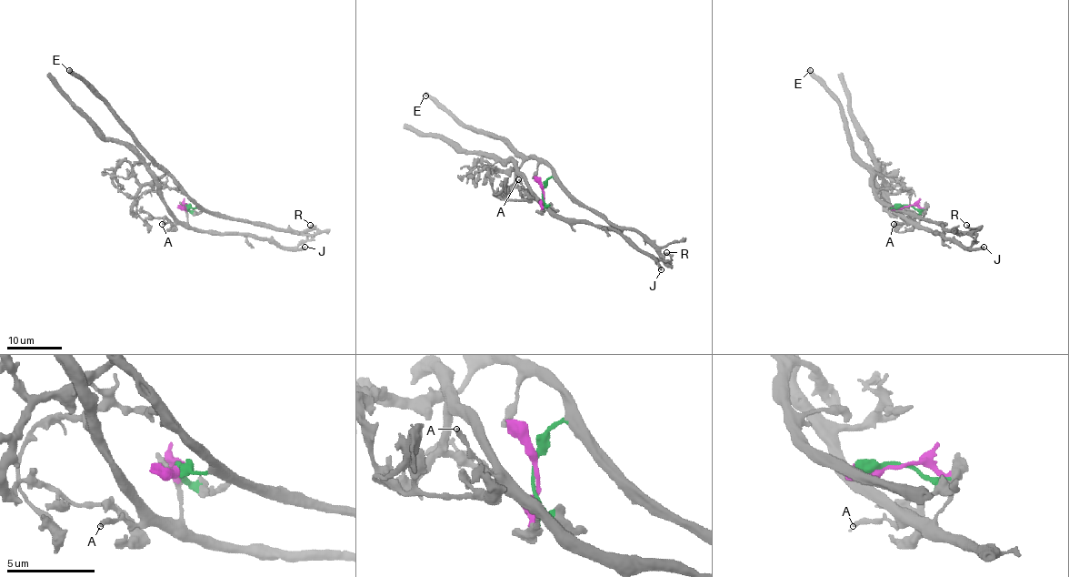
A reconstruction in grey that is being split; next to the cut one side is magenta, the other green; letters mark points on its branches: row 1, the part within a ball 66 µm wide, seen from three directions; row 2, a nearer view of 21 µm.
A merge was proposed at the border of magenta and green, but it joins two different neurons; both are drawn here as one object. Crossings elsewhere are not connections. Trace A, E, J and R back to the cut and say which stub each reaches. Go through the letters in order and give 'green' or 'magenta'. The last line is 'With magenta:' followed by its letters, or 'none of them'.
A: magenta
E: green
J: magenta
R: green
With magenta: A, J

